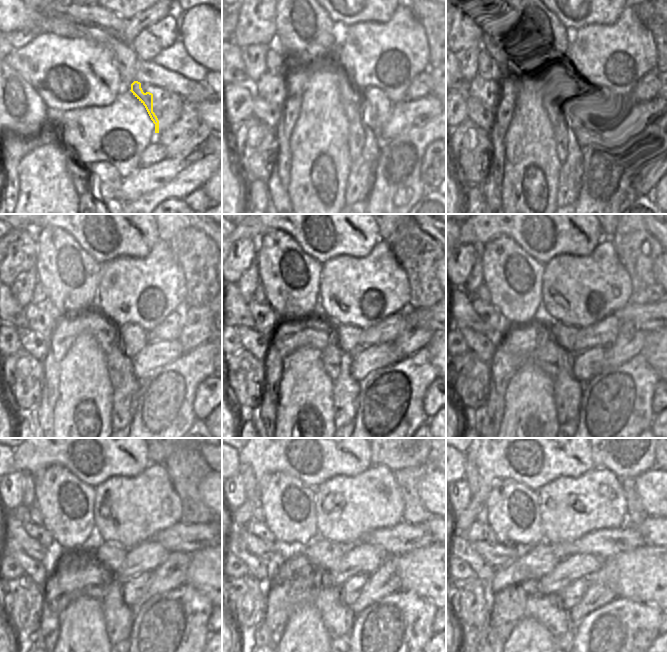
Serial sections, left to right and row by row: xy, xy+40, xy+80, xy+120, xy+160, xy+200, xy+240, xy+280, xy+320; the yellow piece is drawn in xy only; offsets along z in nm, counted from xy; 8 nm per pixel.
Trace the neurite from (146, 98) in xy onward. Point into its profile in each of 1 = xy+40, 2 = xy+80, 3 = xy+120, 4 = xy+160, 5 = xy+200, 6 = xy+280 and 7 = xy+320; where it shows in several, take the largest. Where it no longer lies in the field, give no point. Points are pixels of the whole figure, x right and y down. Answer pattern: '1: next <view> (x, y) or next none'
1: next xy+40 (370, 118)
2: next xy+80 (589, 108)
3: next xy+120 (134, 338)
4: next xy+160 (347, 337)
5: next xy+200 (564, 335)
6: next xy+280 (320, 556)
7: next xy+320 (539, 560)

